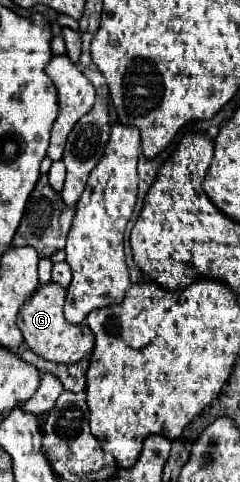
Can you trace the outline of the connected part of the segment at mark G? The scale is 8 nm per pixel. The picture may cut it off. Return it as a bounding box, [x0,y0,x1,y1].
[17,282,93,364]

